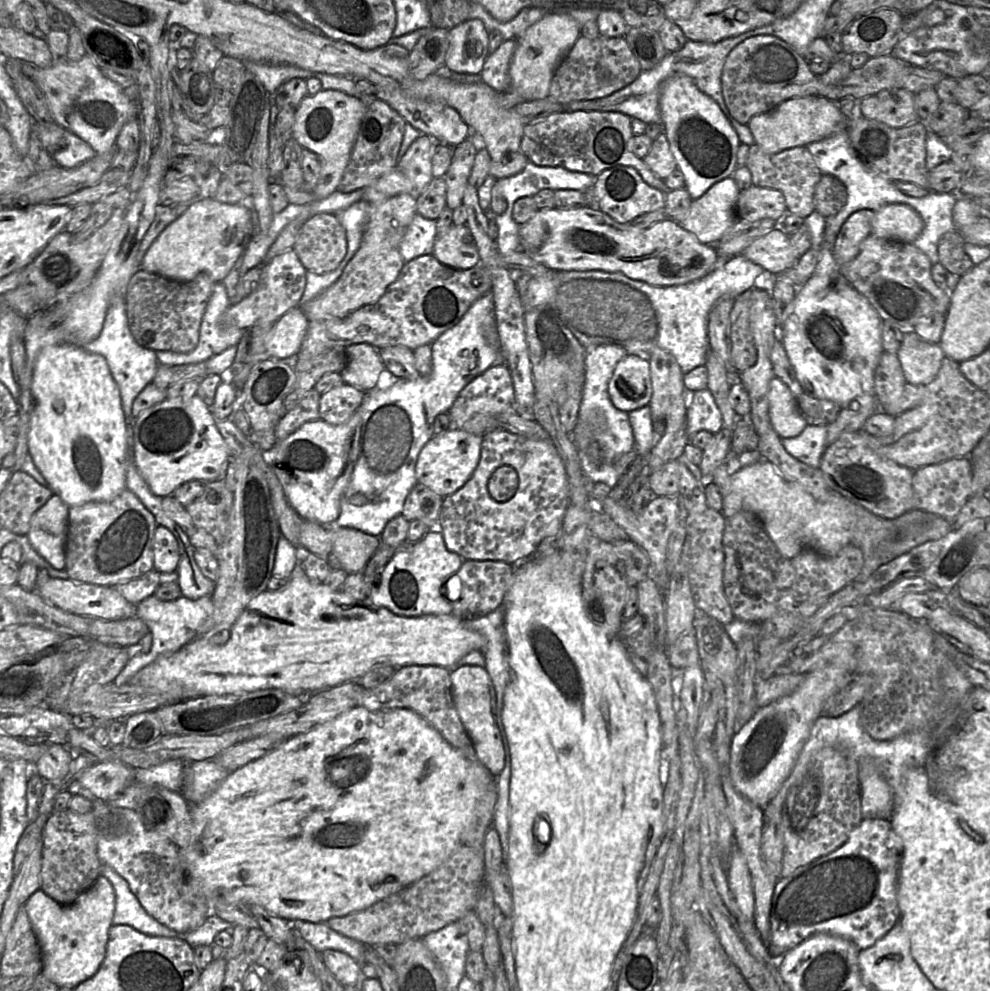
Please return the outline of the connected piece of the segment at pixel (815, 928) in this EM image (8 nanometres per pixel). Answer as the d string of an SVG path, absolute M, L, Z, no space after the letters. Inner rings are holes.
M863 819L839 848L797 869L790 876L779 878L773 891L770 934L766 942L772 957L779 960L792 948L818 933L846 938L860 950L875 944L892 929L900 917L897 891L903 852L903 843L889 820Z

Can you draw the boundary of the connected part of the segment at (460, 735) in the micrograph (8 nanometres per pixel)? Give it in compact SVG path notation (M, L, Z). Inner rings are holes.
M433 665L396 667L393 675L374 688L359 686L359 706L371 710L408 709L426 720L453 748L466 758L479 761L473 743L454 705L449 669Z

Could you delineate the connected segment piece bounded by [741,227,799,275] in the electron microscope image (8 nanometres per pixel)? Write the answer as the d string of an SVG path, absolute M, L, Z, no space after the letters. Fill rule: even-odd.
M779 227L756 238L741 254L775 275L793 267L799 259L791 245L790 235Z

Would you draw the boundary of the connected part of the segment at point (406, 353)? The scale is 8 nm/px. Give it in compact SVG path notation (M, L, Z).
M388 346L379 349L379 354L385 370L395 379L416 379L420 376L413 350L404 346Z

